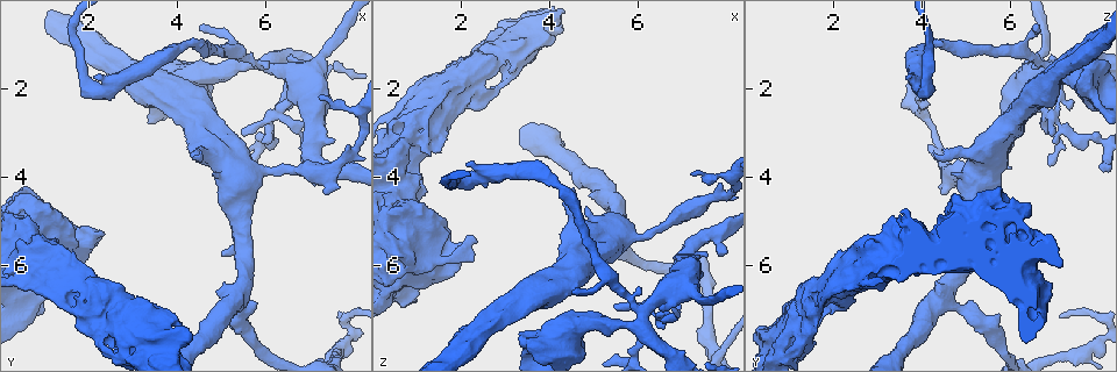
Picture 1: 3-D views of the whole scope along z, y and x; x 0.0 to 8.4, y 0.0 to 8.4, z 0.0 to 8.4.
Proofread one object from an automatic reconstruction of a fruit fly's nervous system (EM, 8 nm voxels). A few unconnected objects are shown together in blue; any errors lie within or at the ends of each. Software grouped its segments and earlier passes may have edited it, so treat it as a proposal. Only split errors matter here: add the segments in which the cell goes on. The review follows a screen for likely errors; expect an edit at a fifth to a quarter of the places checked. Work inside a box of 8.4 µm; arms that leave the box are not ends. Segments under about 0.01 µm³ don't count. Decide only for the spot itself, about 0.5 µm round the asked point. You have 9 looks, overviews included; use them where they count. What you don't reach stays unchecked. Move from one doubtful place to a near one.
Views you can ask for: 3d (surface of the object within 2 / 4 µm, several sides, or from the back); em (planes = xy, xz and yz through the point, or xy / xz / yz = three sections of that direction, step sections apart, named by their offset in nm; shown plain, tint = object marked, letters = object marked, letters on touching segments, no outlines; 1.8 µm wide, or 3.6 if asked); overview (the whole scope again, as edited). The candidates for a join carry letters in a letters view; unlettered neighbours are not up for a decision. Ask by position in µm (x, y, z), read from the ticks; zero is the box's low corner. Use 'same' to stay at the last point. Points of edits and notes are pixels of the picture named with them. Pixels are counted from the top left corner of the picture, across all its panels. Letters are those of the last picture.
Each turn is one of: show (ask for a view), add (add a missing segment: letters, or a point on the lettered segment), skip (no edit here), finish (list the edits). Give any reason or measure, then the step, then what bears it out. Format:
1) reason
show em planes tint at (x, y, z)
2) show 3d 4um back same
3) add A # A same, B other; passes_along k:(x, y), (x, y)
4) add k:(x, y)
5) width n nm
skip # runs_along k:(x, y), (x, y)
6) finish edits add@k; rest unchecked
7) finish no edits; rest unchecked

calibre changes
show em planes plain at (6.10, 1.55, 7.10)

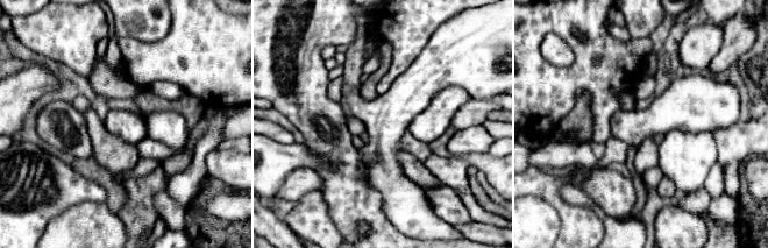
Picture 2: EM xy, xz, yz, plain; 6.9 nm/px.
what lies round it
show em planes letters same

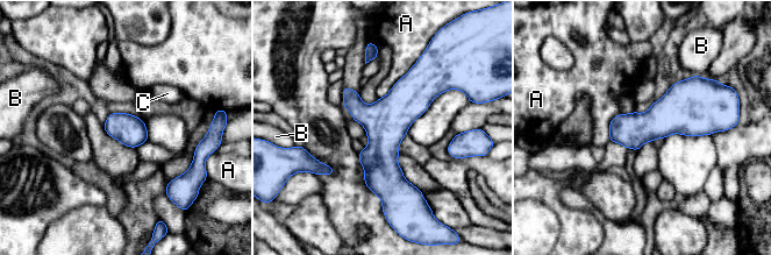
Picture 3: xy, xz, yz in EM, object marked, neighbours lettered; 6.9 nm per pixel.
width 200 nm
skip # A other, B other, C other; border 3:(452, 89), (440, 93), (406, 133); none of them fits

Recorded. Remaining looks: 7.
branch stops here
show em planes letters at (3.50, 1.45, 7.85)

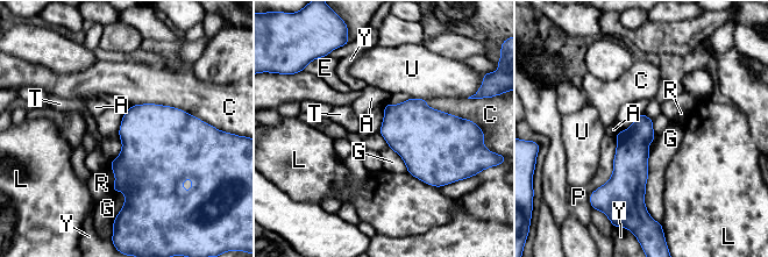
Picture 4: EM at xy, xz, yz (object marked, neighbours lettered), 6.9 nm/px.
skip # A other, C other, E other, G other, L other, P other, R other, T other, U other, Y other; border 4:(651, 152), (645, 193), (647, 211); no lettered segment goes on from it

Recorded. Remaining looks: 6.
an open end
show 3d 4um at (4.50, 3.40, 4.20)

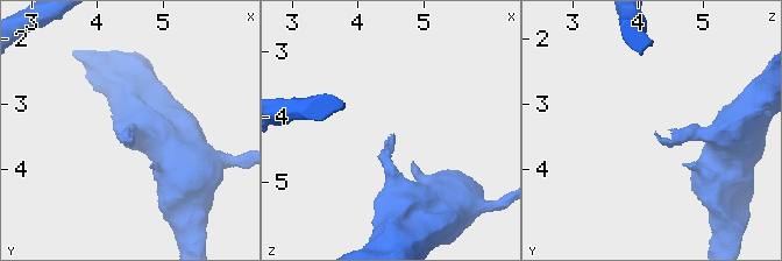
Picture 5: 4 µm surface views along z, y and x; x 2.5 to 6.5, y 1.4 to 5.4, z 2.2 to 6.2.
shape alone is not enough
show em xy step 16 tint at (4.55, 3.45, 4.25)

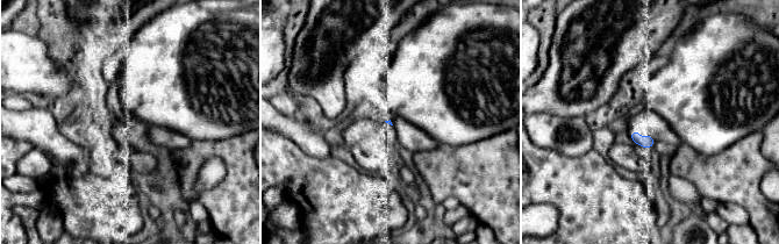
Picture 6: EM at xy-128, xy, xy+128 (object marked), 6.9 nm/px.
show em planes letters same

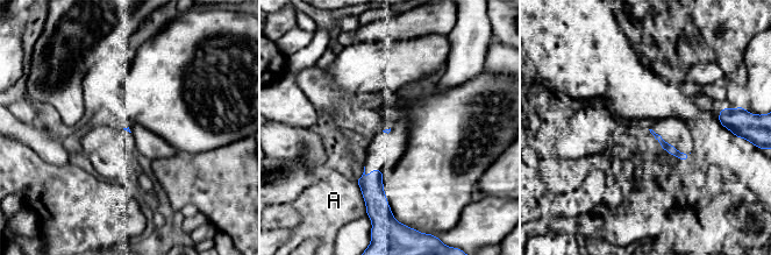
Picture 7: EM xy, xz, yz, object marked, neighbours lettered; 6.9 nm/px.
skip # A other; border 7:(356, 183), (366, 206); no lettered segment goes on from it

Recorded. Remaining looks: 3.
abrupt turn
show 3d 4um at (2.15, 2.05, 4.05)

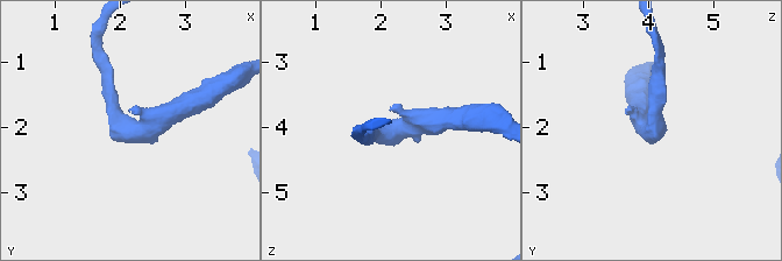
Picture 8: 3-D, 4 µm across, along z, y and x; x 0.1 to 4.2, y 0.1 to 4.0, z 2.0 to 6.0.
arm_widths 200, 340 nm
show em xz step 8 tint at (2.20, 2.05, 4.10)

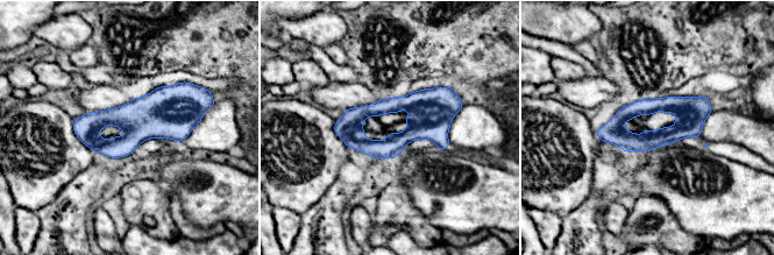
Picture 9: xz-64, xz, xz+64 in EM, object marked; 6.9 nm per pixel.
another direction
show em planes letters same

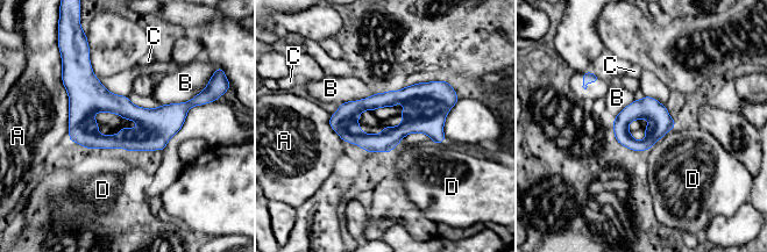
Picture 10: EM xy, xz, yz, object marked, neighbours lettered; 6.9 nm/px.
longest_contact A 460 nm
skip # A other, B other, C other, D other; none of them fits

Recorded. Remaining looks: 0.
finish no edits; rest unchecked

